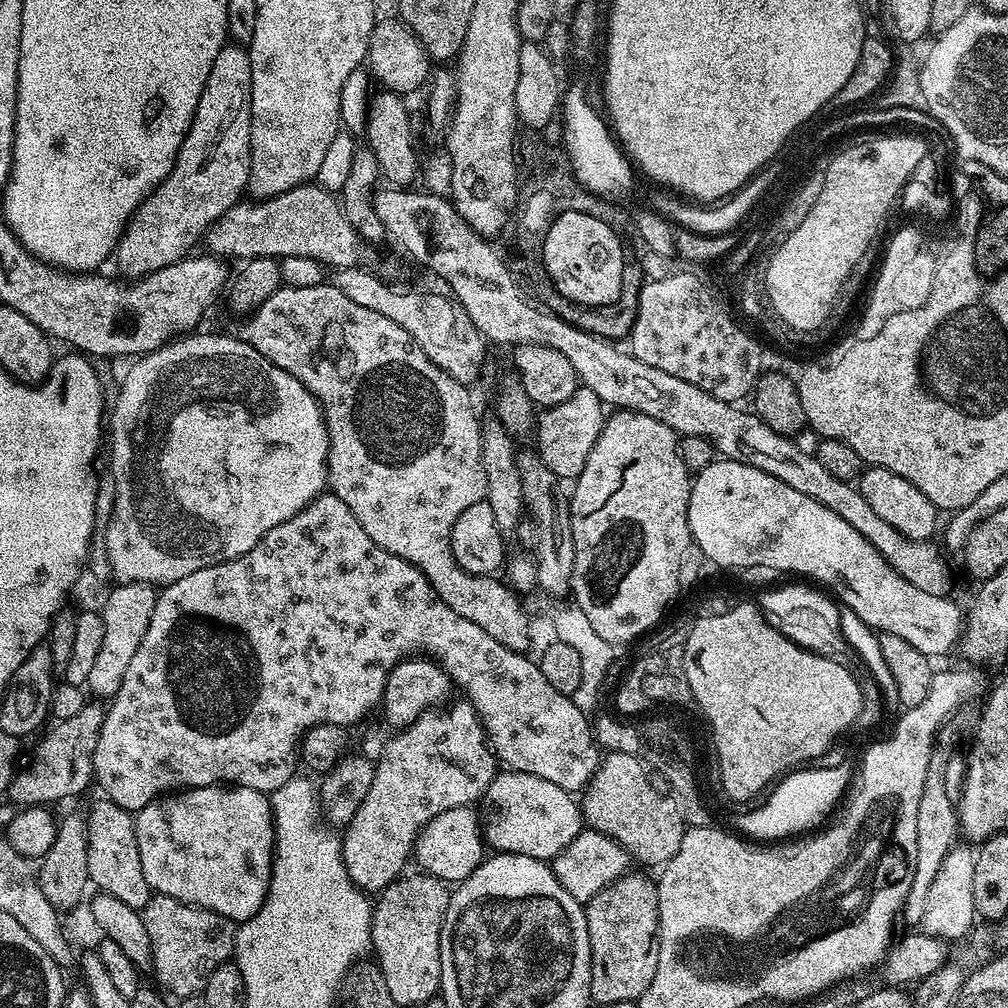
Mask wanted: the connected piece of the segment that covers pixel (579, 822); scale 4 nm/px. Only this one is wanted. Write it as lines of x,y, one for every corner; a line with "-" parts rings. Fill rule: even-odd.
497,771
486,793
488,813
482,816
482,835
489,849
500,854
529,856
551,862
585,827
577,797
534,774

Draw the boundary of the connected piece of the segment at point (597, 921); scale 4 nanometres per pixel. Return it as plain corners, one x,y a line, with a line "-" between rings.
625,874
610,882
583,905
592,955
593,1005
639,1000
654,980
654,970
658,970
660,911
656,884
644,876
632,875

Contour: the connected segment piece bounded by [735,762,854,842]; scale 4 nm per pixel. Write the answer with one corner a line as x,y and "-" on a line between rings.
846,762
828,768
816,767
820,766
800,768
787,773
767,793
767,796
769,796
766,801
764,801
758,808
752,808
749,812
744,812
737,818
737,829
735,828
735,831
756,842
778,842
807,833
810,829
821,825
824,822
822,820
831,812
835,805
836,807
839,805
839,802
847,793
854,774
854,768
853,765
851,768
851,766

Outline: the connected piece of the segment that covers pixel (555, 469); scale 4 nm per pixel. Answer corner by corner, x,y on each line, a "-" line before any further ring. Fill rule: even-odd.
583,386
577,387
576,392
566,398
566,402
543,409
534,424
539,463
549,468
552,475
561,481
575,481
582,474
582,466
586,466
590,450
594,450
594,442
598,442
598,434
604,429
605,419
606,406
598,394
594,394
594,390

